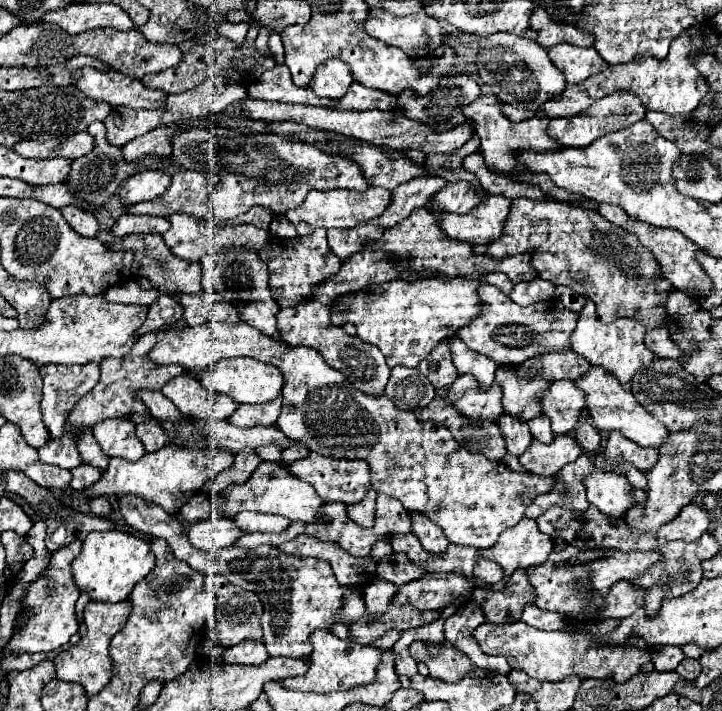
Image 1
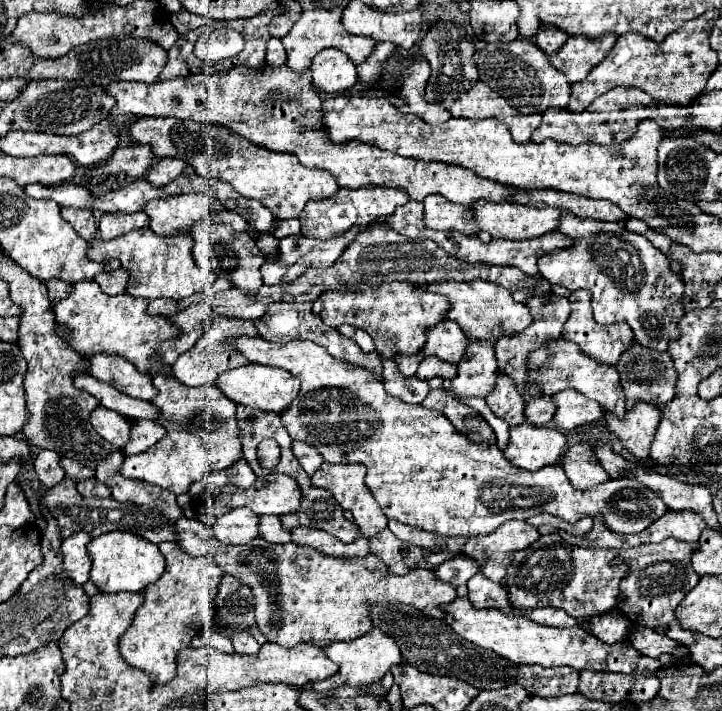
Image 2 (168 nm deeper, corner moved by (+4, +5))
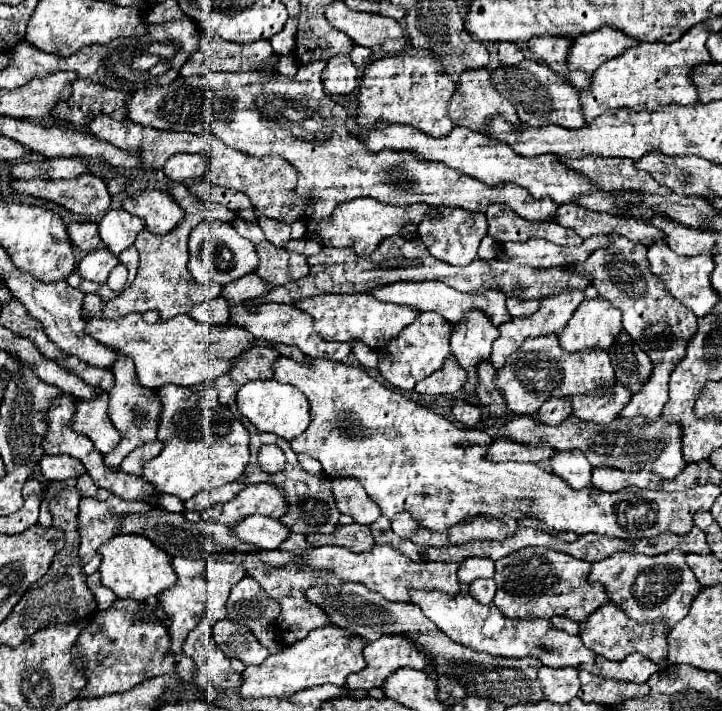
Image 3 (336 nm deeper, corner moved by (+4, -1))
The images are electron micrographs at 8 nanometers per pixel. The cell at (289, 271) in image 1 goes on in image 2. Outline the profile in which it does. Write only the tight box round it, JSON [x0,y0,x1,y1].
[257,233,279,257]

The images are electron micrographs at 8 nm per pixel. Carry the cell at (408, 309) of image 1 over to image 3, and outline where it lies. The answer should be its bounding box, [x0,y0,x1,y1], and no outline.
[295,293,417,349]

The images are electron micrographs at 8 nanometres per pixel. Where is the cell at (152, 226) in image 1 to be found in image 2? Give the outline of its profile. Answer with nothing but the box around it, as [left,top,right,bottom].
[99,211,149,241]

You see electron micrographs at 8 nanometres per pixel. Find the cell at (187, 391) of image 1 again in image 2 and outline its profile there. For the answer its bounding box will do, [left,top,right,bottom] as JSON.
[121,375,243,495]

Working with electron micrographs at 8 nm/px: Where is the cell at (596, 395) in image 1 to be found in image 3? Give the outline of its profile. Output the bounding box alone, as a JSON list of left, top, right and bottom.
[497,335,615,415]

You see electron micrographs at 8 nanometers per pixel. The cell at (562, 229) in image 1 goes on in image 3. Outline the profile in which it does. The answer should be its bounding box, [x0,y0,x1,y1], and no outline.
[567,235,697,423]

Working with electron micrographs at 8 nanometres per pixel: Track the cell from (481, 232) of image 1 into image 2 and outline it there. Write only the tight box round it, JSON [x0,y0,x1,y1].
[473,199,561,239]

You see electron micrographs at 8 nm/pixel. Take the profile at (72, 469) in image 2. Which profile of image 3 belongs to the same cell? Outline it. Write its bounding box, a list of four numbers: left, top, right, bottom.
[41,455,87,481]

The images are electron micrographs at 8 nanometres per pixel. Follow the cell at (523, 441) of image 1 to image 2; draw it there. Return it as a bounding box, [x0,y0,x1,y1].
[485,371,525,425]

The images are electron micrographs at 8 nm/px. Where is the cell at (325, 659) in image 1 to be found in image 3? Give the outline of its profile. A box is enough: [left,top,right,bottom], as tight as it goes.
[347,637,431,689]

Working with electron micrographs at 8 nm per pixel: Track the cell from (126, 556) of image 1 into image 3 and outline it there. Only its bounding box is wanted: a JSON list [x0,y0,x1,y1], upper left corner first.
[99,535,175,599]

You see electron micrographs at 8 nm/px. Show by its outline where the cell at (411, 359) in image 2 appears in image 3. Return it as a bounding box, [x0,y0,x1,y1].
[379,313,453,389]

